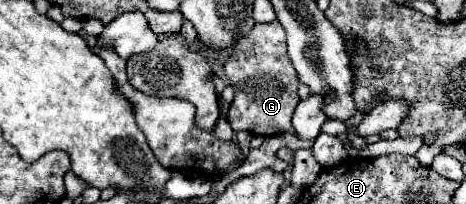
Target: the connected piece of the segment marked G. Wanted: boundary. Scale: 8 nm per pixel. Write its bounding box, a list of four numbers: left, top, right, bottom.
[225,21,299,135]

